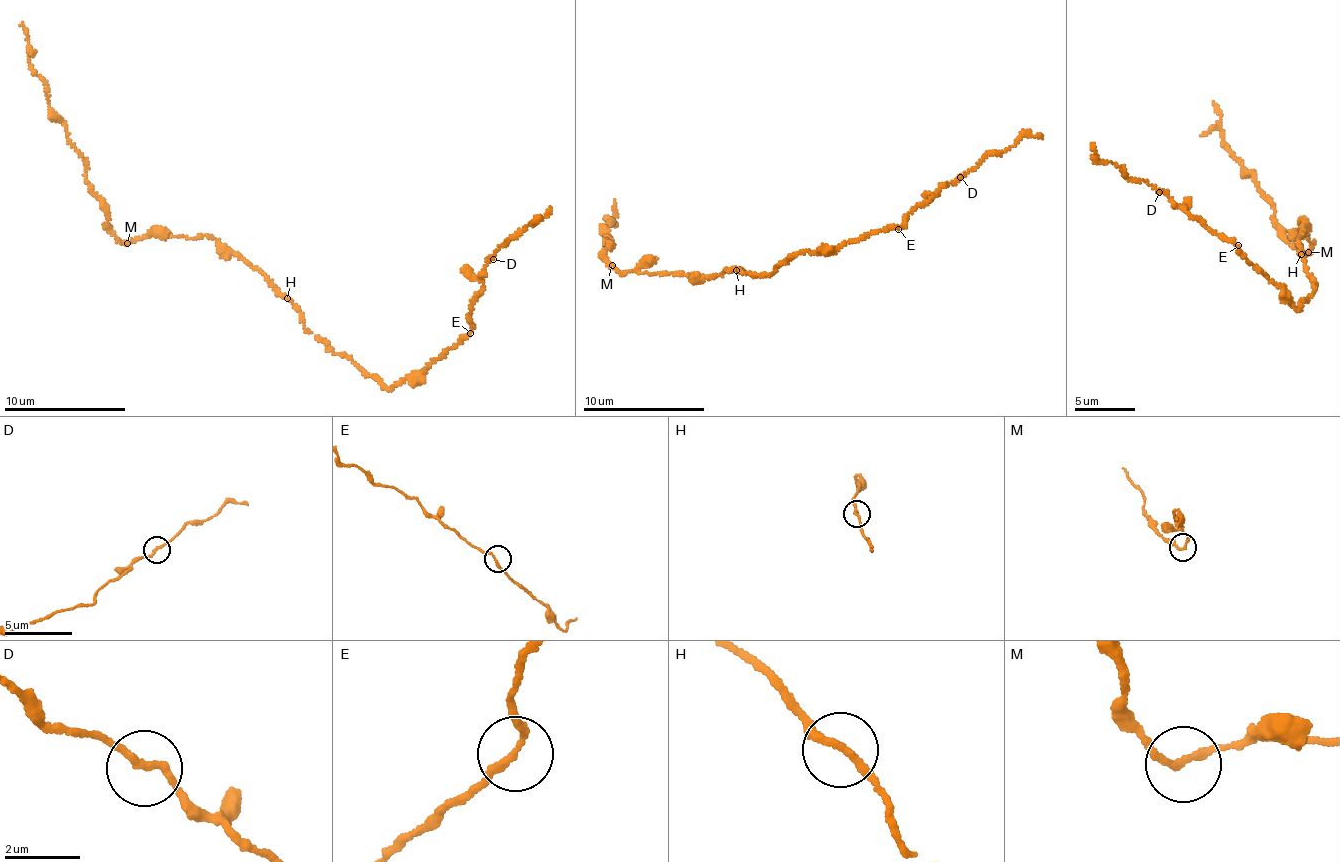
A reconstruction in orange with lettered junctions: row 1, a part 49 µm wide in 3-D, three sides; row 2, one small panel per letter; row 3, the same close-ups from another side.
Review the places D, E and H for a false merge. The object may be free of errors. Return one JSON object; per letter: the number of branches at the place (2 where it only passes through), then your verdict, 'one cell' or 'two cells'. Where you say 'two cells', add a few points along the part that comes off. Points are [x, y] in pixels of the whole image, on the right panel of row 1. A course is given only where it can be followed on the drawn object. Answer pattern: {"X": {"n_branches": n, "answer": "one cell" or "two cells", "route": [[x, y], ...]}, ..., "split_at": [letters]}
{"D": {"n_branches": 2, "answer": "one cell"}, "E": {"n_branches": 2, "answer": "one cell"}, "H": {"n_branches": 2, "answer": "one cell"}, "split_at": []}

